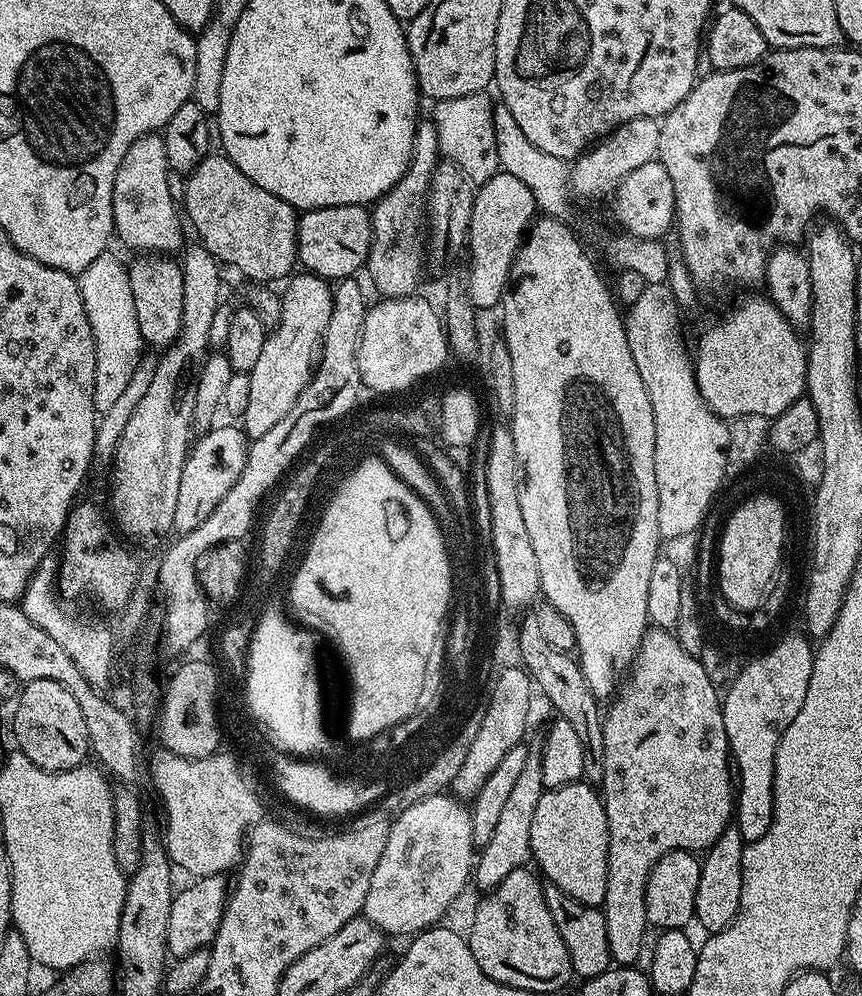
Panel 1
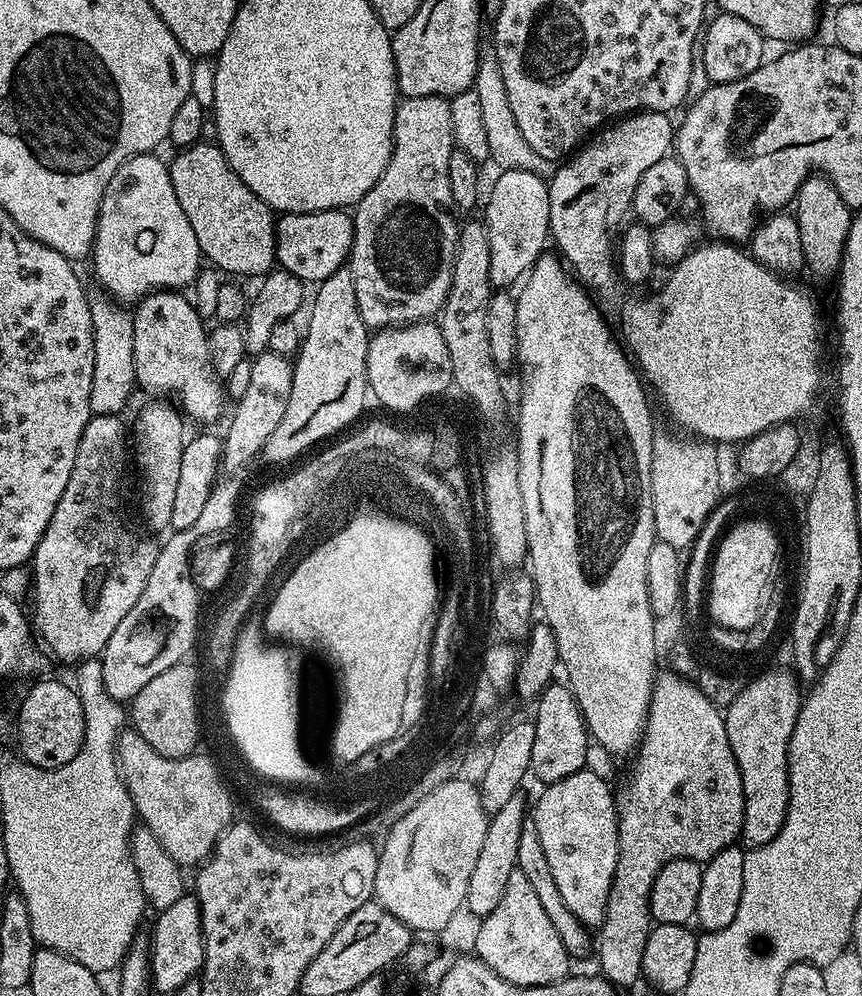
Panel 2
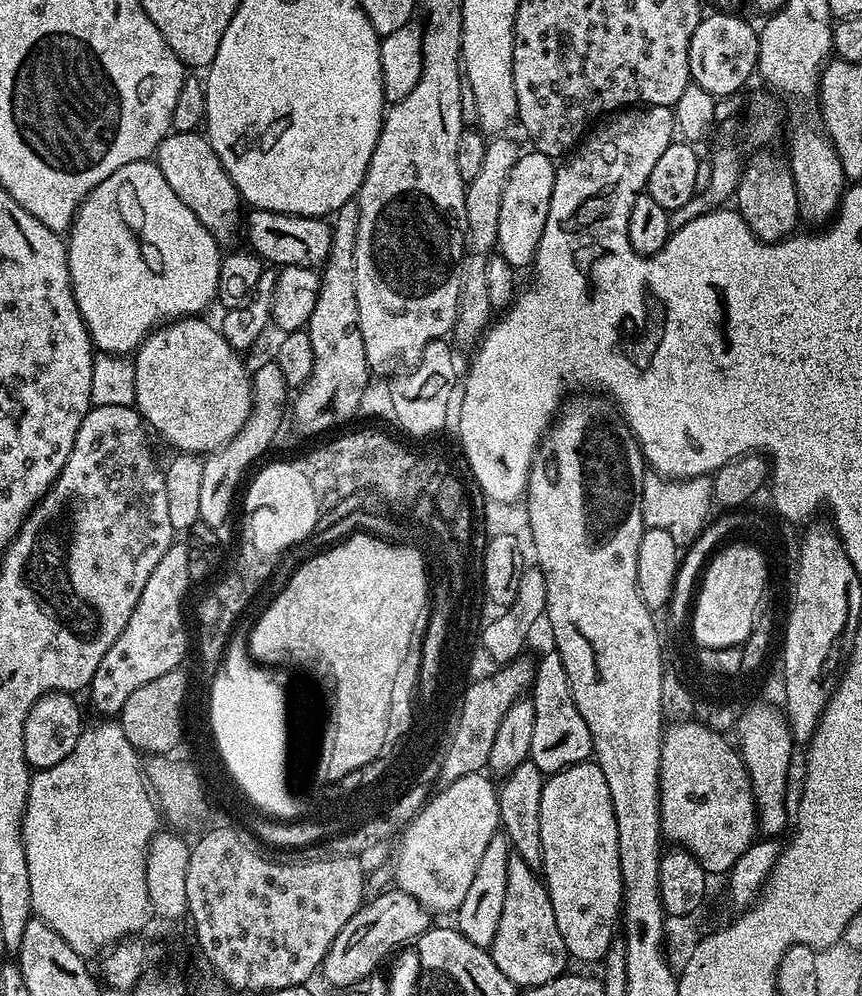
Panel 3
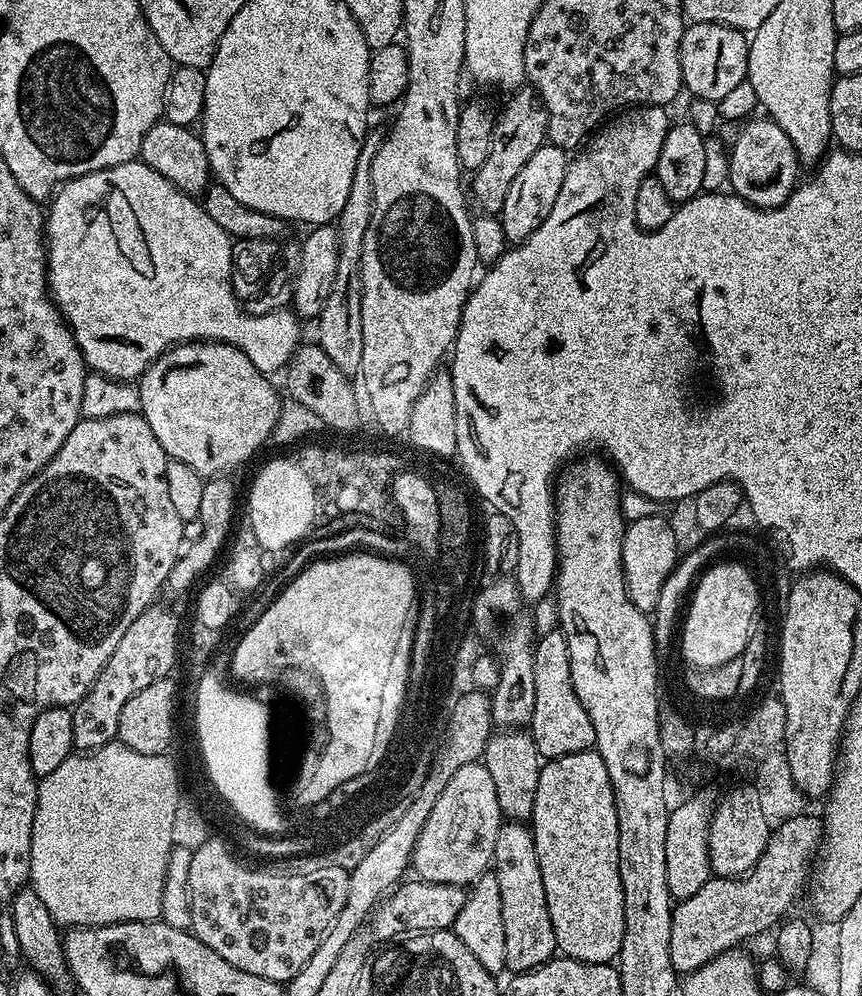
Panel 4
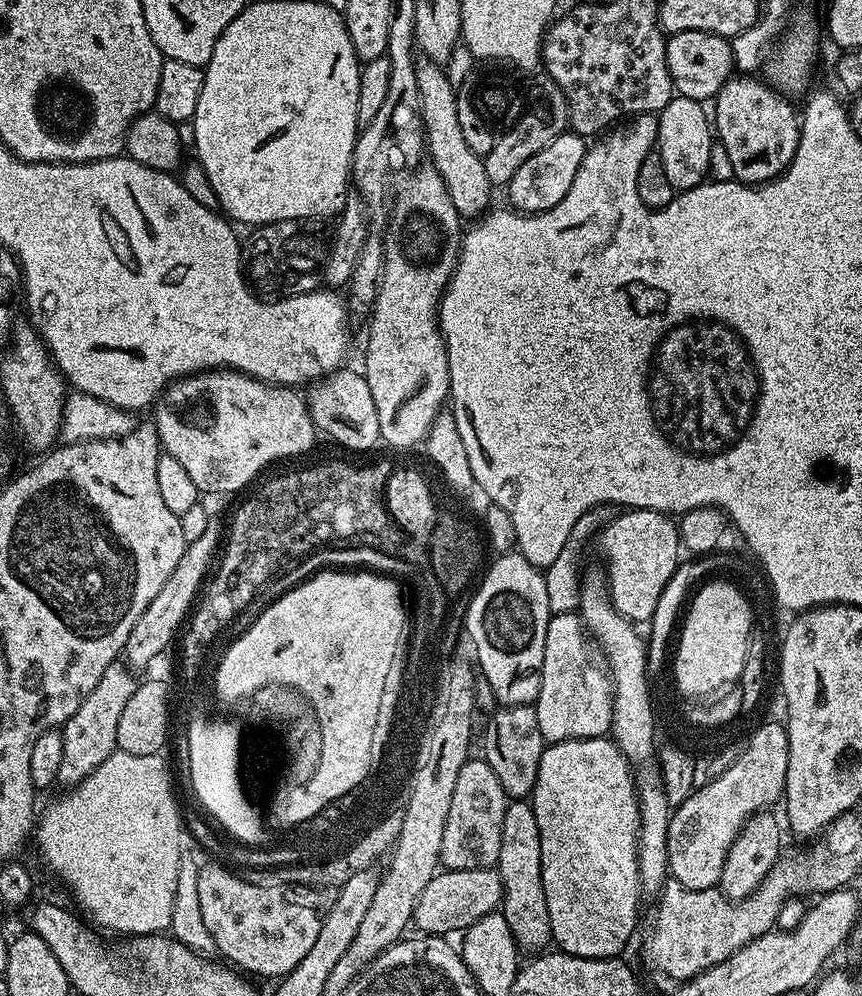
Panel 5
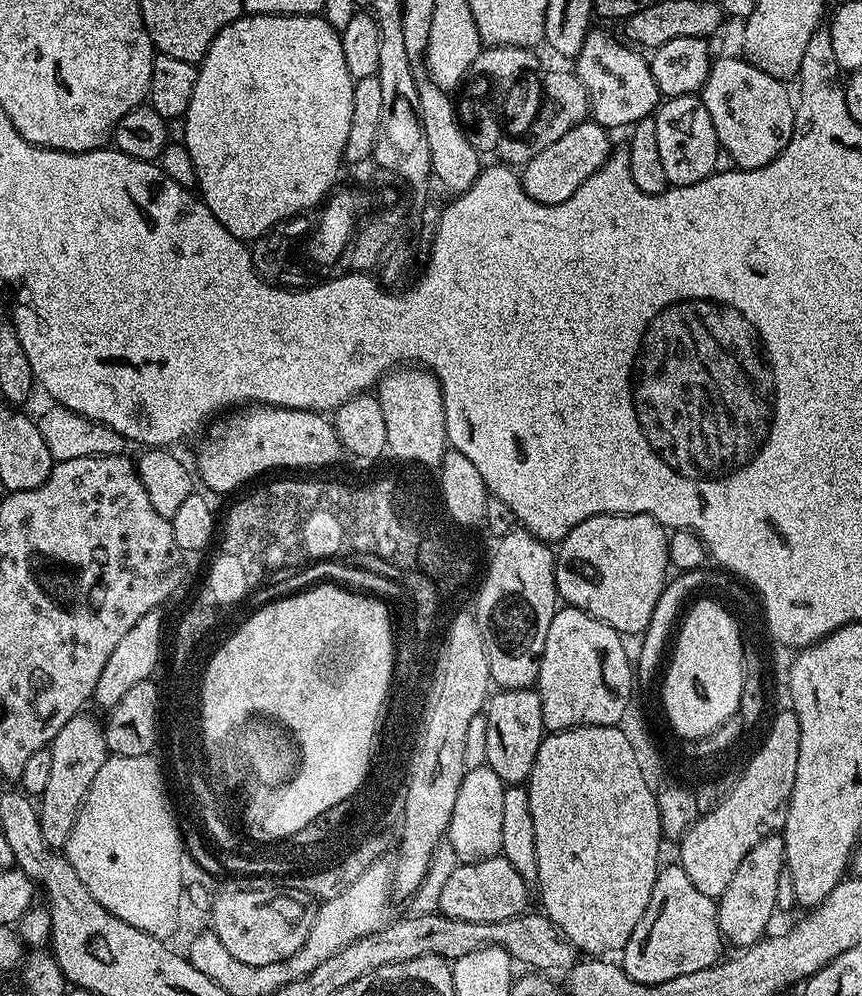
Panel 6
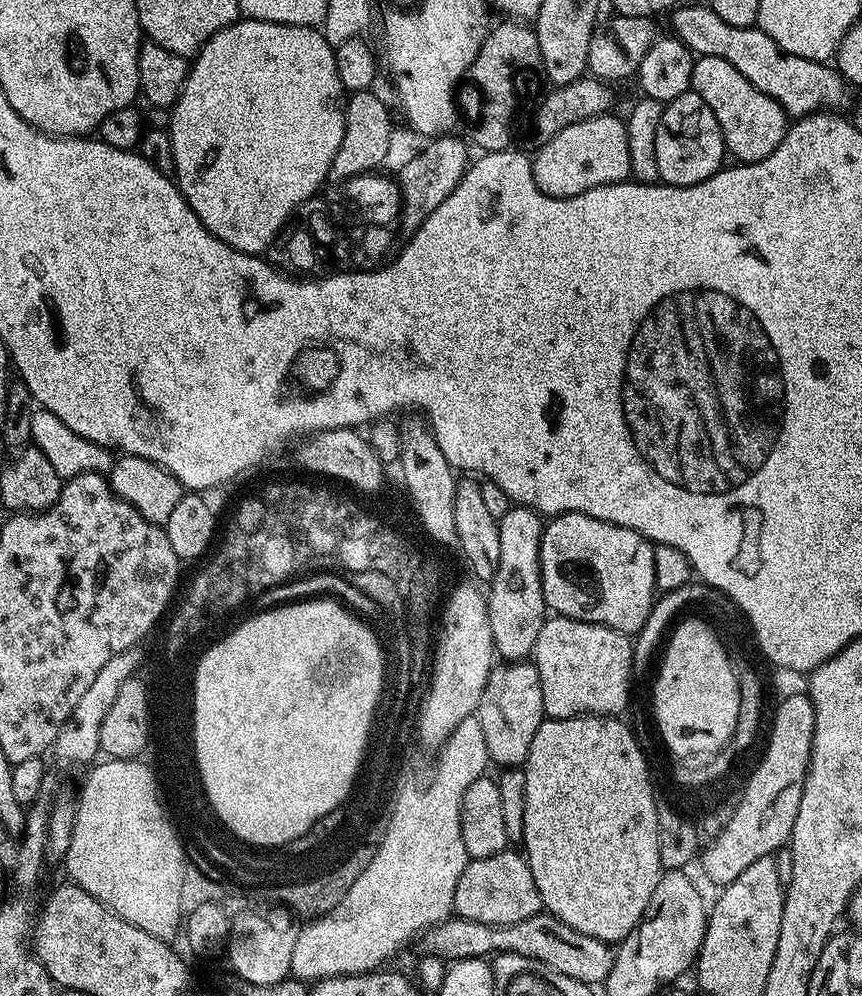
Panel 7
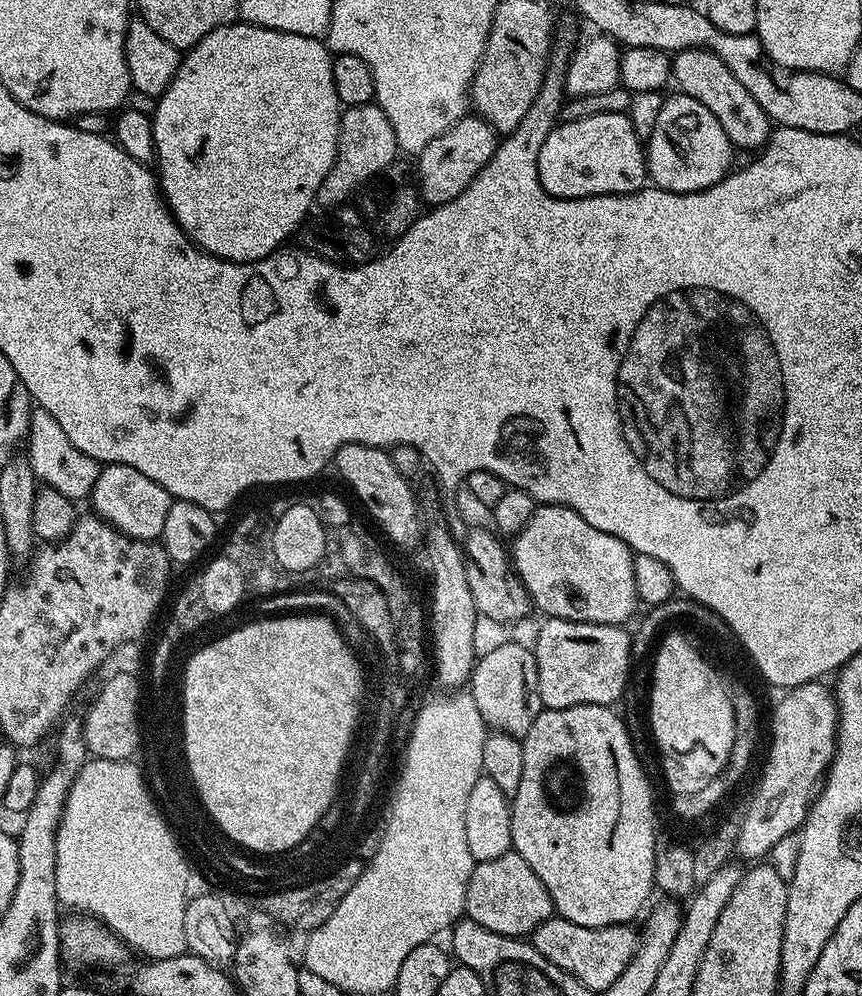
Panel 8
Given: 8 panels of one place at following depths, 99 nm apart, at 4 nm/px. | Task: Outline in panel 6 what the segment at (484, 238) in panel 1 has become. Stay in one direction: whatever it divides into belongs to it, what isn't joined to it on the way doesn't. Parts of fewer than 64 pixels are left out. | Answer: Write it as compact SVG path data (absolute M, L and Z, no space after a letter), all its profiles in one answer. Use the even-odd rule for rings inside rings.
M585 122L574 126L574 130L569 130L567 134L562 134L558 142L553 142L551 146L546 146L542 154L530 158L528 164L523 165L519 173L520 185L526 190L530 198L539 204L557 204L566 202L586 178L595 172L607 162L614 145L608 141L610 136L609 129L595 122Z

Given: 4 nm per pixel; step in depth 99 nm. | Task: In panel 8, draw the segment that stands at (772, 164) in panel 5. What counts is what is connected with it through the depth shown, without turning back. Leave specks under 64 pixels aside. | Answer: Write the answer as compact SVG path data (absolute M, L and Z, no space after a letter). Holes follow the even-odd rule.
M688 48L685 52L677 52L672 56L672 80L683 95L694 98L718 118L722 130L726 130L726 138L733 149L756 148L760 150L767 145L774 132L774 125L767 114L750 98L750 90L730 74L726 62L705 48Z

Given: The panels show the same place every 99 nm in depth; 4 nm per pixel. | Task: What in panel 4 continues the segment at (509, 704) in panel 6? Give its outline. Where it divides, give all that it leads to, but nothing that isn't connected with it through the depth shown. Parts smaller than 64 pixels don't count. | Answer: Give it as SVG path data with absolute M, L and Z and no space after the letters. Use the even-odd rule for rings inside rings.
M496 730L486 742L482 763L490 770L490 779L498 793L501 817L512 822L528 822L534 810L534 794L538 794L538 774L542 757L528 730Z

